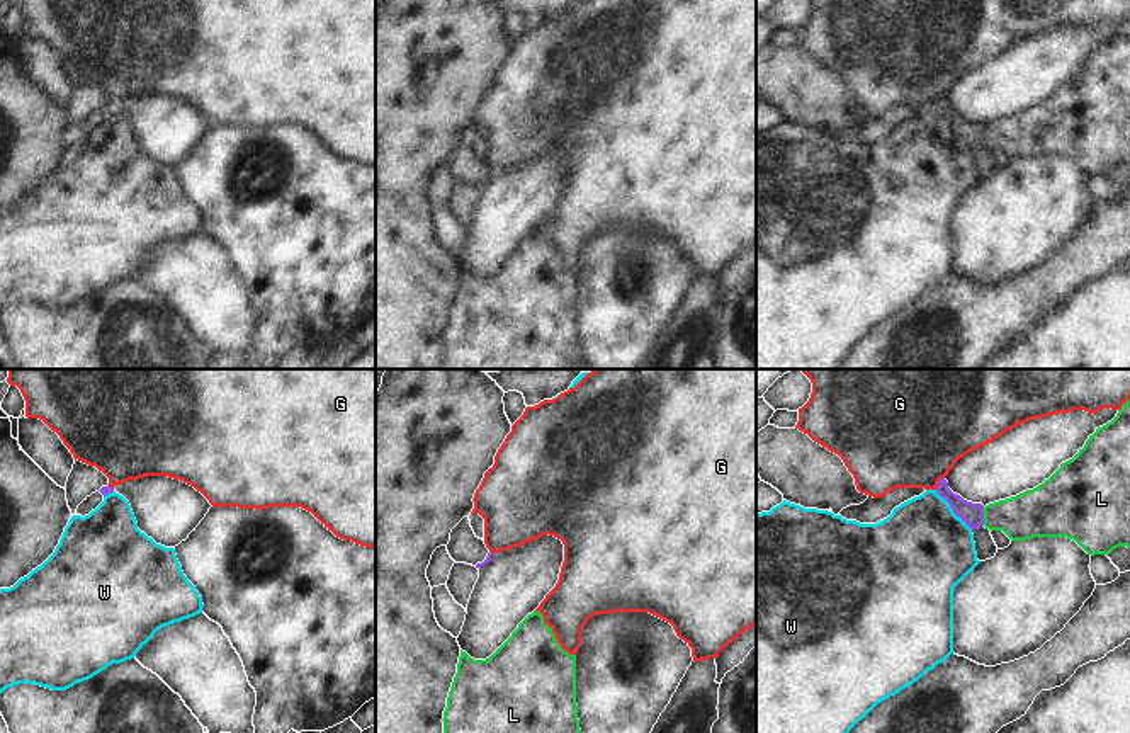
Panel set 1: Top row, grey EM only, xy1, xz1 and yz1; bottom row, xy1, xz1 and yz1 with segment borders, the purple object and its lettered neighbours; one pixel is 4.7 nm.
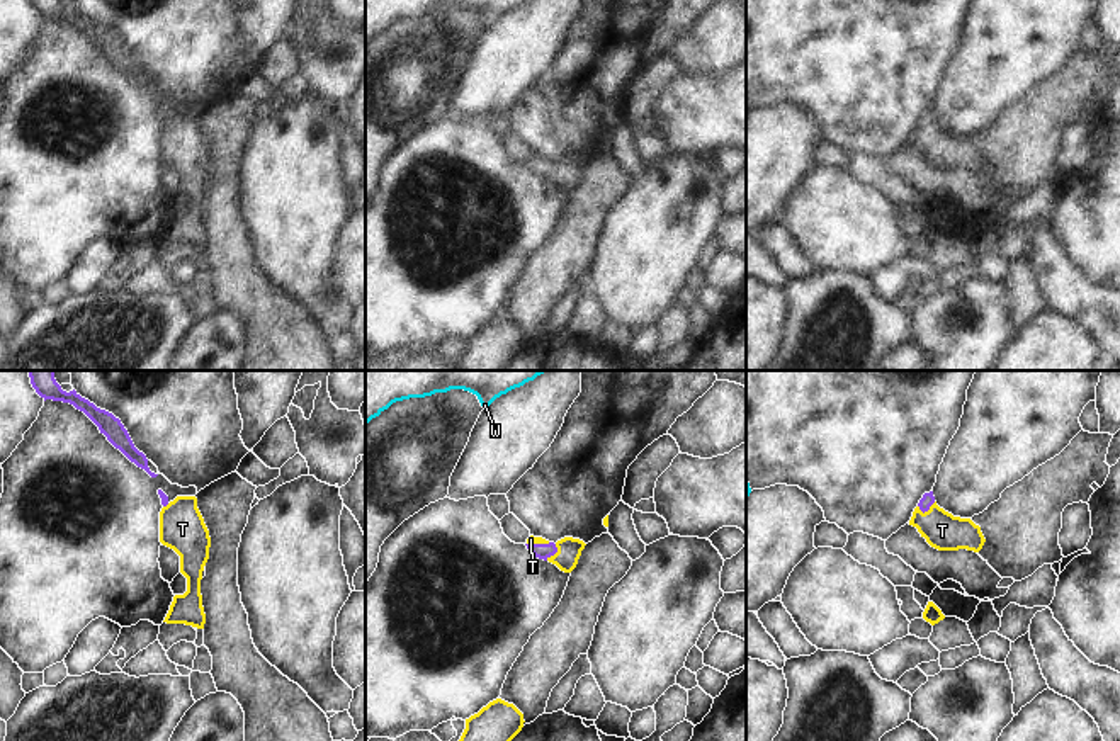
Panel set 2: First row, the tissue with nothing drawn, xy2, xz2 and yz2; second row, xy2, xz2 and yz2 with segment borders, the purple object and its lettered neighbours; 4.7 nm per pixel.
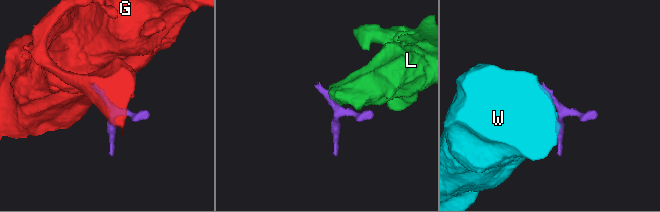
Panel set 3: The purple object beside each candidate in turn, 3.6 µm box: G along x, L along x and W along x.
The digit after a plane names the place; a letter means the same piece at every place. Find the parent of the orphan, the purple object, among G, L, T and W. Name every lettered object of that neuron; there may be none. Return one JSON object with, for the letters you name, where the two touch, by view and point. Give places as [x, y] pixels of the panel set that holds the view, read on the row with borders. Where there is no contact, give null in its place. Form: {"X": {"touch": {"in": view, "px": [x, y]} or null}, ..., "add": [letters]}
{"T": {"touch": {"in": "yz2", "px": [927, 510]}}, "add": ["T"]}

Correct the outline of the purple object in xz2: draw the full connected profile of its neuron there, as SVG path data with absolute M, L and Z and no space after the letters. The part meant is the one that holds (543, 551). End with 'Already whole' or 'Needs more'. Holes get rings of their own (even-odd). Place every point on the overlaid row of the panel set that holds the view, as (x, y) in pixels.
M530 535L525 546L535 557L556 564L564 573L571 573L586 544L573 537L564 537L554 544L542 537Z. Needs more.

